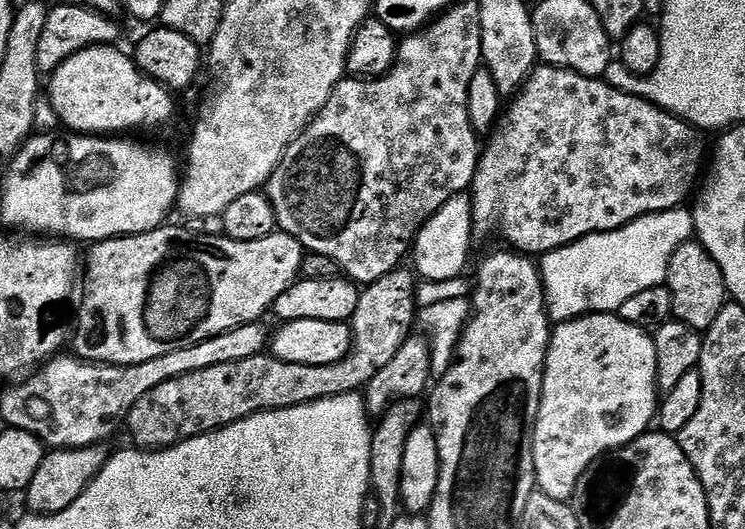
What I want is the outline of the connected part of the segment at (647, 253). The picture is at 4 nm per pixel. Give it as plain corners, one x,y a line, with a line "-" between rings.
681,206
643,216
613,232
595,232
565,248
543,253
542,275
551,319
563,322
594,312
619,313
627,300
667,281
672,256
678,246
689,243
693,236
692,213

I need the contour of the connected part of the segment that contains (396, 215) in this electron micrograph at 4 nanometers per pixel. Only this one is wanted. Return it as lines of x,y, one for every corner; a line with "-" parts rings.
472,2
472,4
460,6
456,10
445,11
423,34
412,34
401,39
398,44
398,59
388,75
381,78
345,78
341,80
336,89
332,91
332,97
320,115
306,129
308,148
302,149
301,152
298,150
299,147
289,148
286,153
288,161
281,162
268,179
266,195
272,202
273,210
276,211
279,231
290,233
309,253
317,252
318,255
325,256
328,260
337,260
349,272
345,273
361,285
367,286
391,272
395,272
405,263
404,255
407,252
409,255
413,251
416,236
422,230
425,222
438,210
442,210
442,206
446,206
446,202
450,202
450,198
467,193
472,187
472,179
480,164
482,144
476,141
479,140
478,134
472,129
468,95
472,93
472,80
476,73
481,71
481,68
480,6
479,3

